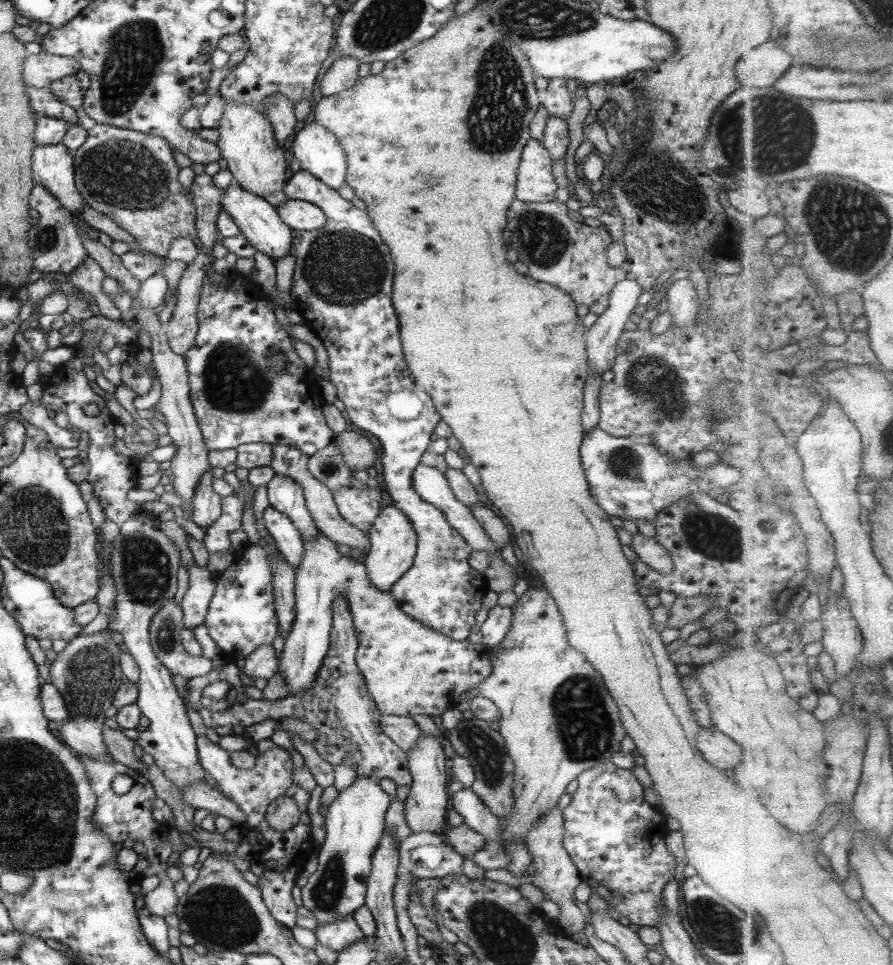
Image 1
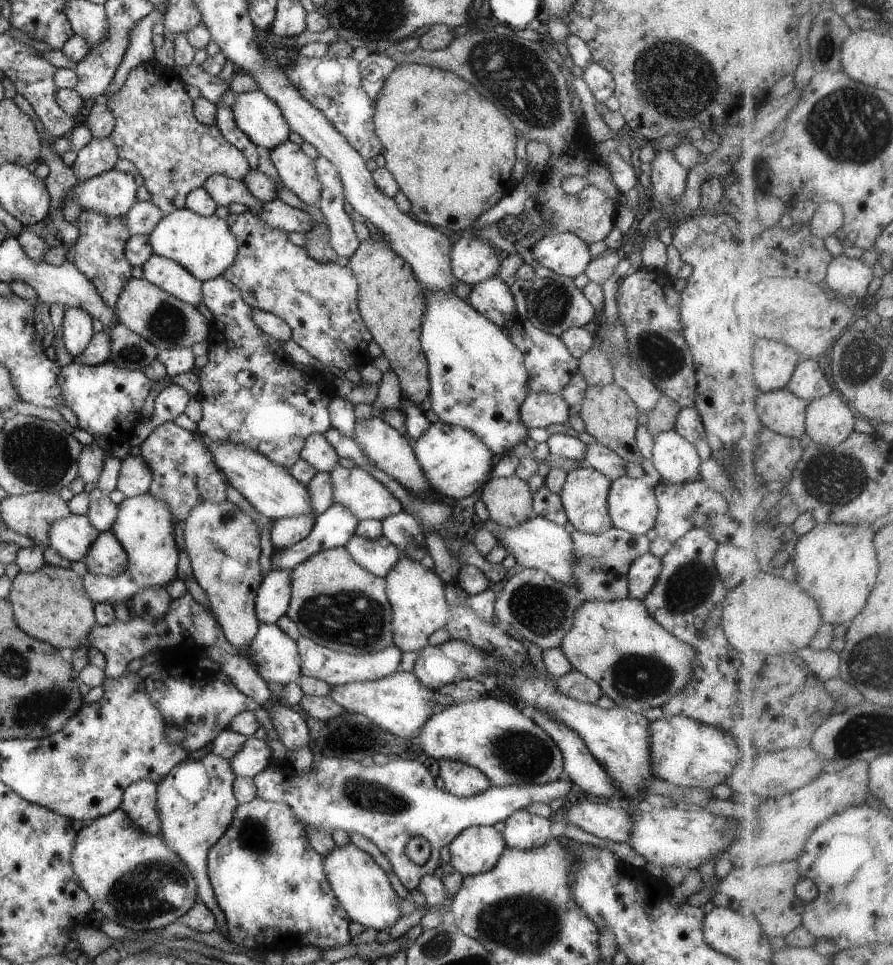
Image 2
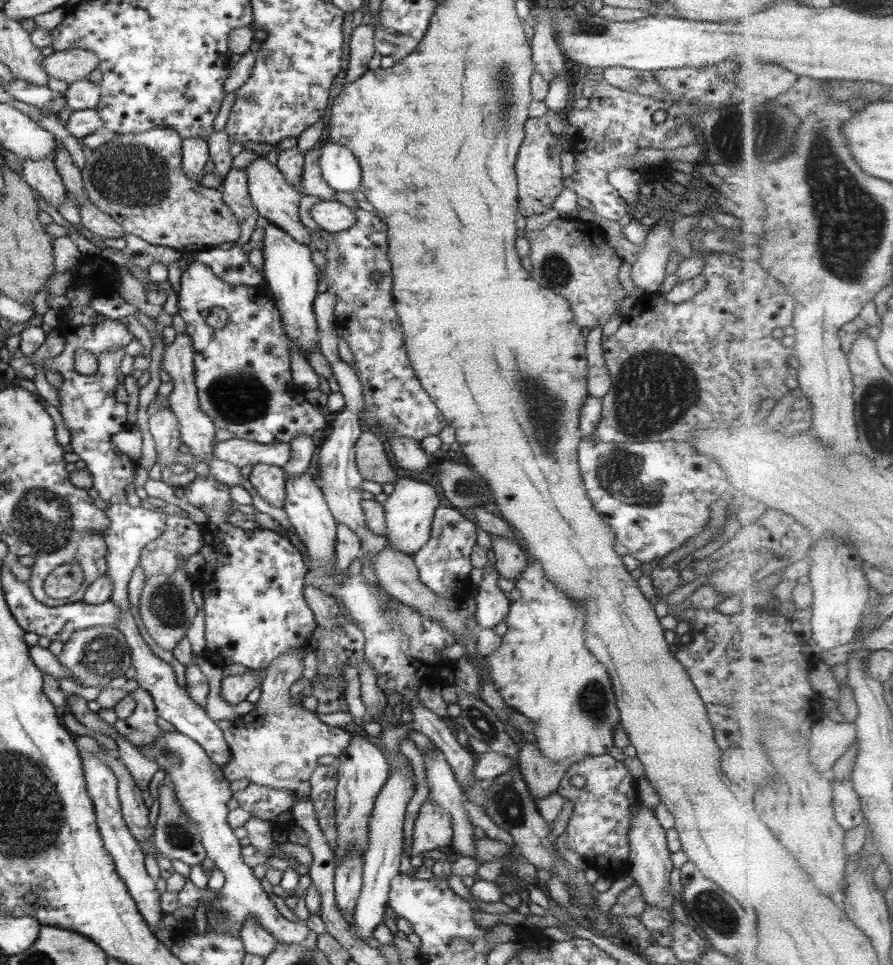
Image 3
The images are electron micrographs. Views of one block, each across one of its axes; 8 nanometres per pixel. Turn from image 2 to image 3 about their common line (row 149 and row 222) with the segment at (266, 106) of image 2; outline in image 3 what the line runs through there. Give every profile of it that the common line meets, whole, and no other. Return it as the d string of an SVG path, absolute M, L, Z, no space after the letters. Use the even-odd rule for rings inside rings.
M266 221L264 225L264 252L265 284L273 295L276 308L282 315L282 325L292 339L292 348L297 346L304 356L308 356L314 345L319 345L317 339L317 322L314 316L314 300L320 280L319 269L312 261L312 246L296 242L286 231L278 225Z

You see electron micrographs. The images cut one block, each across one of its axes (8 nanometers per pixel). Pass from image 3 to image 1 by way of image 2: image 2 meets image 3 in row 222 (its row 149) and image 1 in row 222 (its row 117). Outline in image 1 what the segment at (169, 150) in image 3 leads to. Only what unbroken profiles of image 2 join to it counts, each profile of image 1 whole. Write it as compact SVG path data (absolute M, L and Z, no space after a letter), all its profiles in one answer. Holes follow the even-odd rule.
M80 106L76 109L78 124L88 132L84 144L73 153L75 185L86 204L112 218L120 228L138 239L144 251L167 256L170 245L176 239L198 238L196 230L196 206L192 203L190 190L178 180L178 164L172 155L172 148L160 136L150 136L144 132L128 128L118 128L100 124L88 116Z

